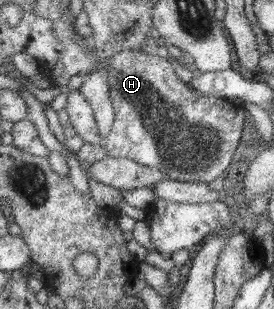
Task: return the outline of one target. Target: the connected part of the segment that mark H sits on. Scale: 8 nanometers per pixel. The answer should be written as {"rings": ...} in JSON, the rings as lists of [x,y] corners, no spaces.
{"rings":[[[135,49],[122,50],[118,53],[111,61],[109,59],[104,60],[104,65],[107,71],[107,82],[110,86],[110,99],[112,100],[112,105],[116,110],[116,118],[112,129],[109,134],[105,137],[103,142],[106,154],[109,157],[129,159],[137,164],[147,166],[149,168],[155,168],[165,173],[166,178],[171,180],[177,180],[179,182],[188,183],[201,183],[201,182],[211,182],[221,176],[227,170],[235,150],[237,150],[238,142],[241,140],[241,134],[243,134],[243,126],[245,126],[245,108],[236,105],[232,100],[222,99],[216,96],[205,96],[204,94],[198,93],[191,85],[186,82],[181,81],[173,69],[173,64],[171,64],[169,59],[159,57],[159,55],[151,55],[146,53],[145,50],[136,51]]]}

